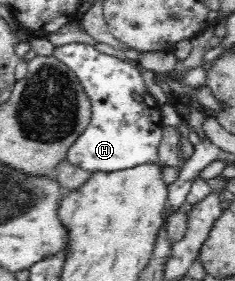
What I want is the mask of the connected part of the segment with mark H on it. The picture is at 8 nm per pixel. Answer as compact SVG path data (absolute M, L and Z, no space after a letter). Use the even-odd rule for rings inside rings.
M85 43L57 47L54 56L74 71L92 106L91 122L69 147L66 160L91 173L129 169L149 161L160 163L158 147L163 137L161 111L145 87L139 70L123 59L99 53L93 45Z

